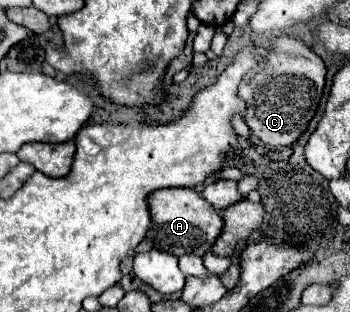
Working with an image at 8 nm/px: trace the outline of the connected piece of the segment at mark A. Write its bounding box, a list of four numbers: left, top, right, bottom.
[146,188,222,256]

